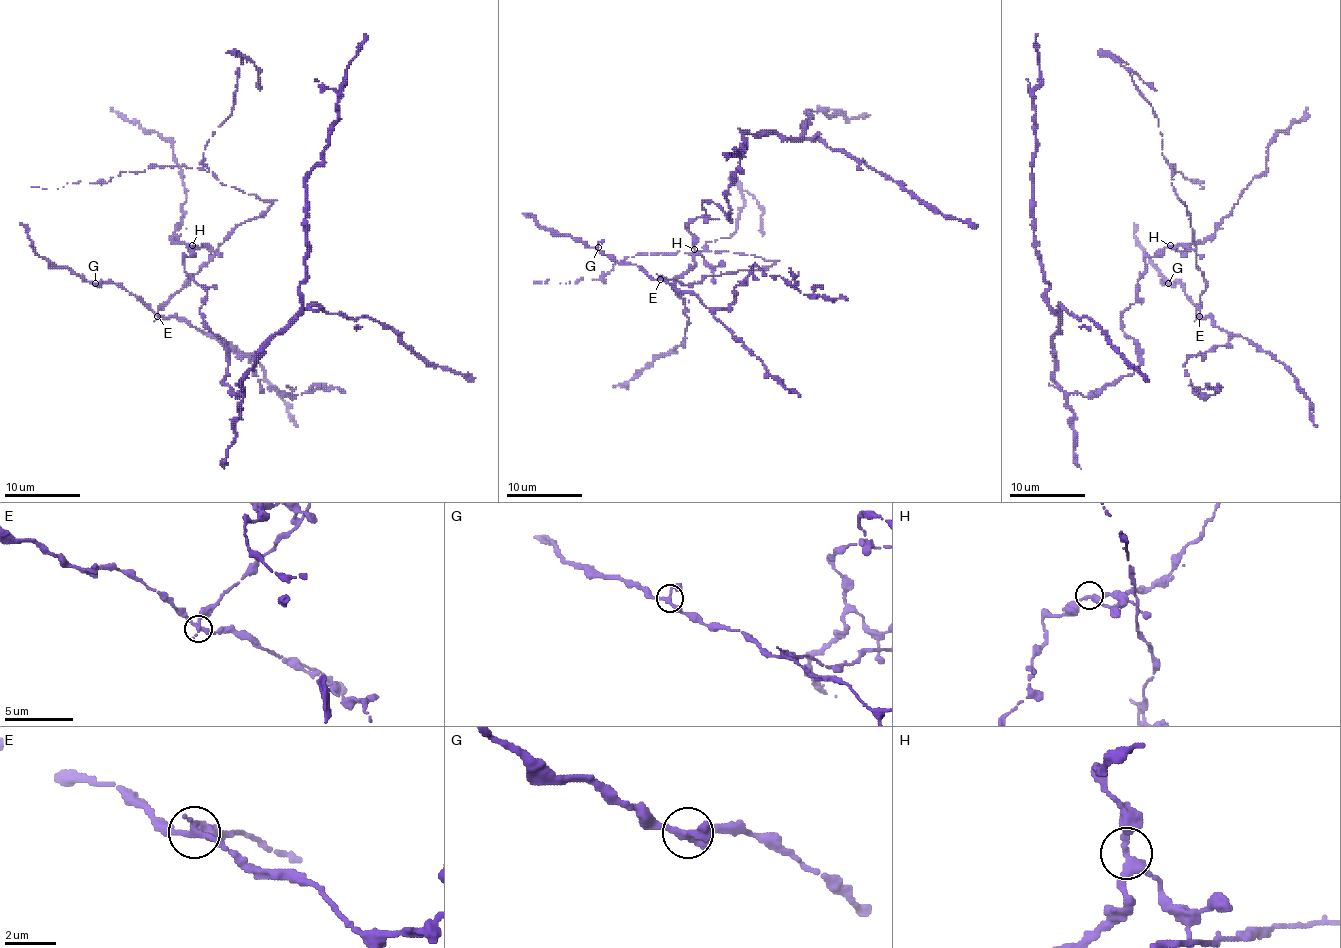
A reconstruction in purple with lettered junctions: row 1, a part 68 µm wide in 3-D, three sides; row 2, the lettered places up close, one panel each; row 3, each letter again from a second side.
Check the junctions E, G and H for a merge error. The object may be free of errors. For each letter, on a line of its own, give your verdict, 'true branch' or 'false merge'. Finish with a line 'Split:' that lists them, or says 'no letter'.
E: false merge
G: true branch
H: true branch
Split: E

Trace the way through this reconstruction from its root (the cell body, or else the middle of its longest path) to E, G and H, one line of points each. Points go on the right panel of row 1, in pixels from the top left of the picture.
E: (1122, 330), (1120, 315), (1136, 302), (1145, 259), (1166, 247), (1187, 245), (1198, 255), (1205, 283), (1200, 315)
G: (1122, 330), (1145, 259), (1166, 247), (1198, 255), (1200, 313), (1181, 283), (1168, 283)
H: (1122, 330), (1120, 315), (1136, 302), (1137, 279), (1145, 272), (1145, 259), (1158, 255), (1170, 245)

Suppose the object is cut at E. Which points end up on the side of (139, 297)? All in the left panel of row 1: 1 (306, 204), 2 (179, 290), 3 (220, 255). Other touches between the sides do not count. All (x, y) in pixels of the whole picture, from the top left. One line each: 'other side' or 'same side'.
1: same side
2: other side
3: same side

